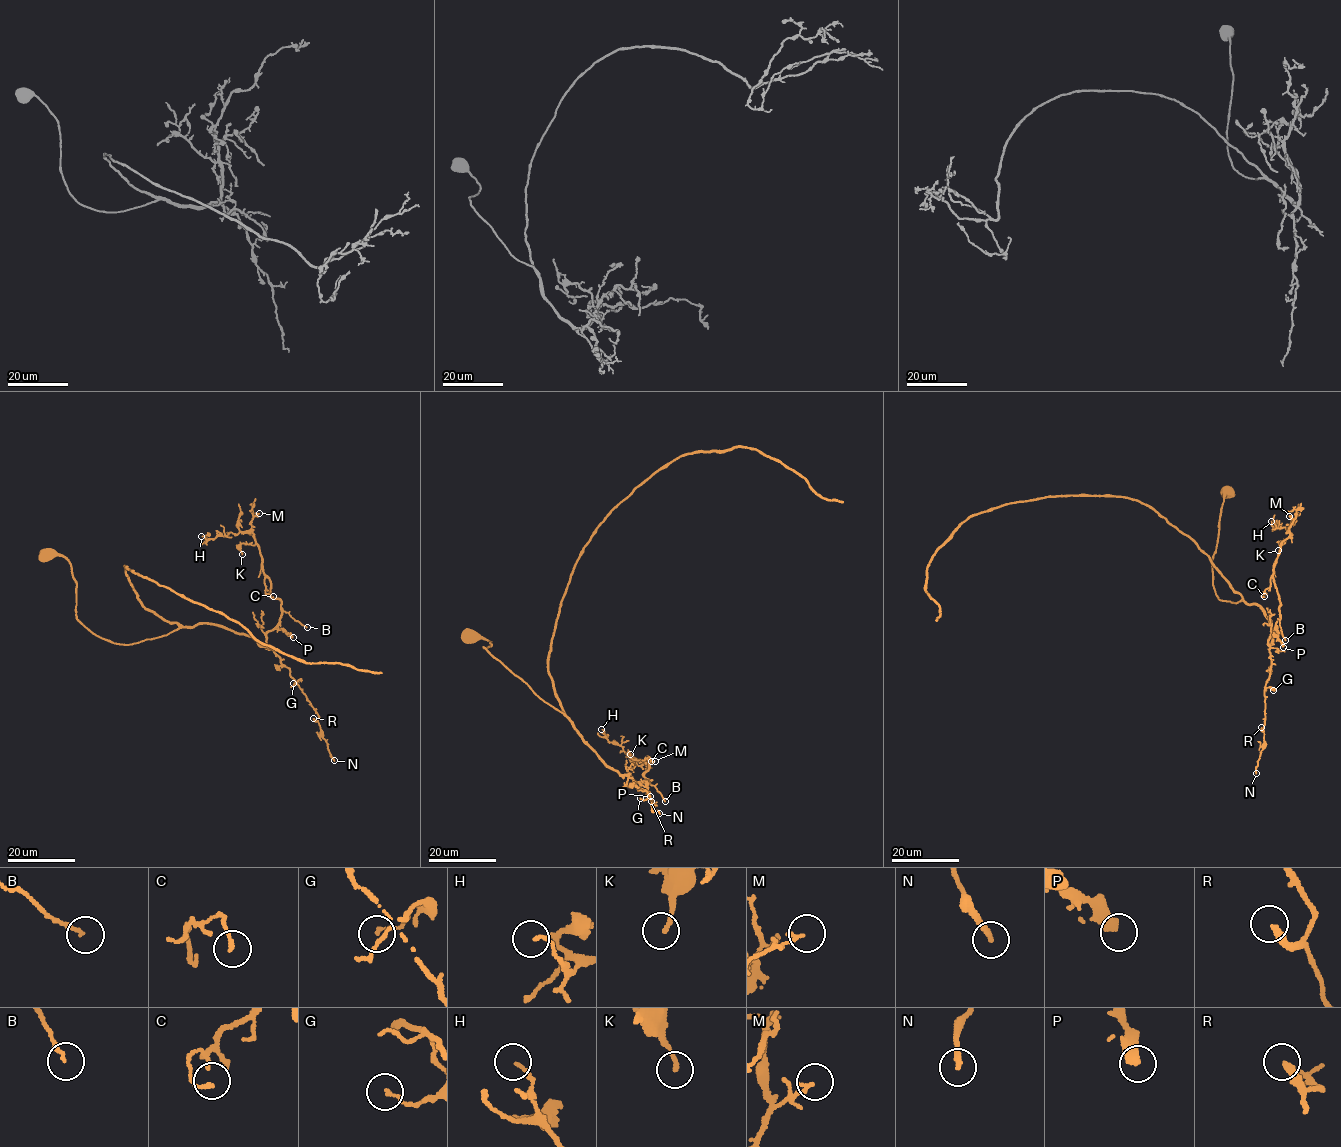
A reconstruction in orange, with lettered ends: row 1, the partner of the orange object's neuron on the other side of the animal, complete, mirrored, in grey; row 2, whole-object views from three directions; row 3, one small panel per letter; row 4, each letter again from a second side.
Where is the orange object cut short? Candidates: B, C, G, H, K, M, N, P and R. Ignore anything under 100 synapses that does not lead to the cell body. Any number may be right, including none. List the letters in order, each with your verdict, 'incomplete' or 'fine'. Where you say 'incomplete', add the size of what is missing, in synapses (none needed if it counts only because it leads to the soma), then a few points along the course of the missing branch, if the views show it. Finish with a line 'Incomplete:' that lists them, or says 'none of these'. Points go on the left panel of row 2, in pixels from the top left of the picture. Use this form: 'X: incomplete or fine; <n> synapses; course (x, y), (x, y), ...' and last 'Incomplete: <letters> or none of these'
B: fine
C: fine
G: fine
H: fine
K: fine
M: fine
N: fine
P: fine
R: fine
Incomplete: none of these

